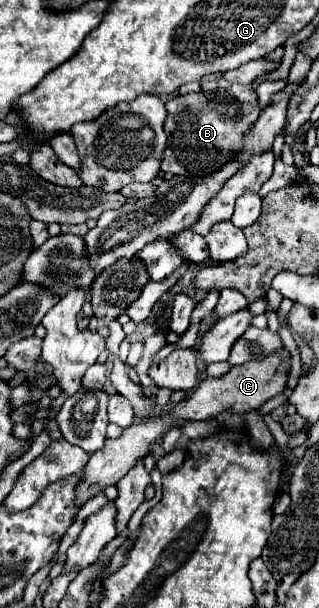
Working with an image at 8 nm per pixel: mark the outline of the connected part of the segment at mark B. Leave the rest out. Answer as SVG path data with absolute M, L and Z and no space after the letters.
M231 84L227 90L175 96L167 102L167 150L161 162L163 172L183 176L207 176L233 160L243 148L243 136L253 130L261 114L257 92L251 86Z

